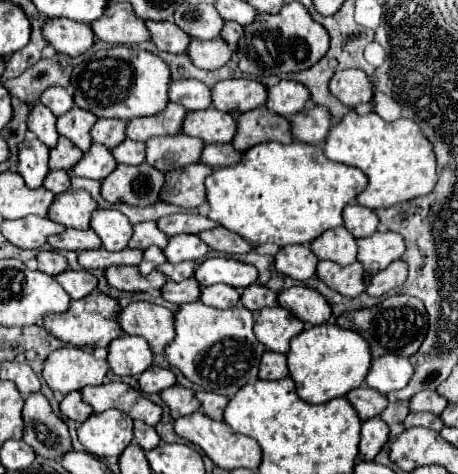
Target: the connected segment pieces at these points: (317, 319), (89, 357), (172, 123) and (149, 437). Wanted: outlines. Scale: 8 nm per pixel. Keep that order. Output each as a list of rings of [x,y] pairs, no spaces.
[[[302,285],[284,289],[278,295],[278,305],[292,311],[298,319],[302,319],[310,325],[322,325],[332,315],[332,309],[330,309],[328,301],[324,299],[324,295],[316,289],[302,287]]]
[[[66,345],[52,351],[44,361],[42,377],[52,391],[70,393],[86,385],[102,385],[108,373],[108,361],[94,359],[92,353]]]
[[[168,103],[166,109],[158,115],[150,117],[136,117],[128,121],[126,137],[132,141],[148,141],[152,137],[166,137],[166,135],[178,135],[182,131],[182,121],[186,117],[186,109]]]
[[[134,421],[134,441],[144,451],[150,451],[150,449],[154,449],[160,443],[160,437],[158,437],[154,427],[150,427],[146,423],[140,423],[140,421]]]

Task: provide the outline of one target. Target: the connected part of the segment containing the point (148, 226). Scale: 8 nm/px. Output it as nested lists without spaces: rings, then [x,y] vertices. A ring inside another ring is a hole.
[[[146,221],[146,223],[136,223],[134,225],[134,235],[128,243],[128,247],[140,247],[140,249],[148,249],[152,245],[158,245],[160,249],[164,249],[168,245],[168,235],[164,235],[158,229],[156,221]]]

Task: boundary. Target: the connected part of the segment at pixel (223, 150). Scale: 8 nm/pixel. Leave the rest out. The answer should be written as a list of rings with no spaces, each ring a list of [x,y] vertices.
[[[228,143],[228,145],[206,145],[202,151],[200,161],[210,165],[212,169],[220,169],[220,167],[228,167],[228,165],[236,165],[242,159],[242,155]]]

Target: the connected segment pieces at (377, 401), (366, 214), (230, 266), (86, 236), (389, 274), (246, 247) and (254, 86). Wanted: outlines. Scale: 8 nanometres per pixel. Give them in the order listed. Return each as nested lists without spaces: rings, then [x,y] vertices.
[[[358,387],[358,389],[350,391],[346,397],[362,421],[378,417],[380,411],[384,411],[384,407],[388,405],[386,395],[382,395],[376,389],[370,389],[370,387]]]
[[[350,203],[344,207],[344,227],[348,231],[352,231],[354,237],[368,237],[368,235],[374,235],[378,231],[378,215],[372,211],[372,209],[366,209],[362,207],[360,203]]]
[[[220,257],[220,259],[206,259],[196,267],[194,277],[200,285],[208,287],[214,283],[228,283],[236,289],[246,289],[248,285],[258,281],[258,269],[254,265]]]
[[[66,229],[66,231],[60,233],[60,235],[52,235],[52,237],[48,239],[48,243],[50,243],[54,249],[70,249],[70,251],[100,249],[100,247],[102,247],[100,237],[98,237],[92,229],[86,229],[86,231]]]
[[[398,259],[390,263],[384,271],[372,275],[366,293],[372,297],[382,297],[386,291],[400,287],[406,281],[406,277],[408,277],[408,265],[402,259]]]
[[[216,227],[210,231],[202,231],[198,235],[202,241],[206,241],[212,249],[222,251],[222,253],[250,253],[254,247],[246,241],[240,239],[234,231],[228,231],[226,227]]]
[[[226,79],[212,87],[212,105],[238,115],[264,105],[268,89],[258,79]]]

